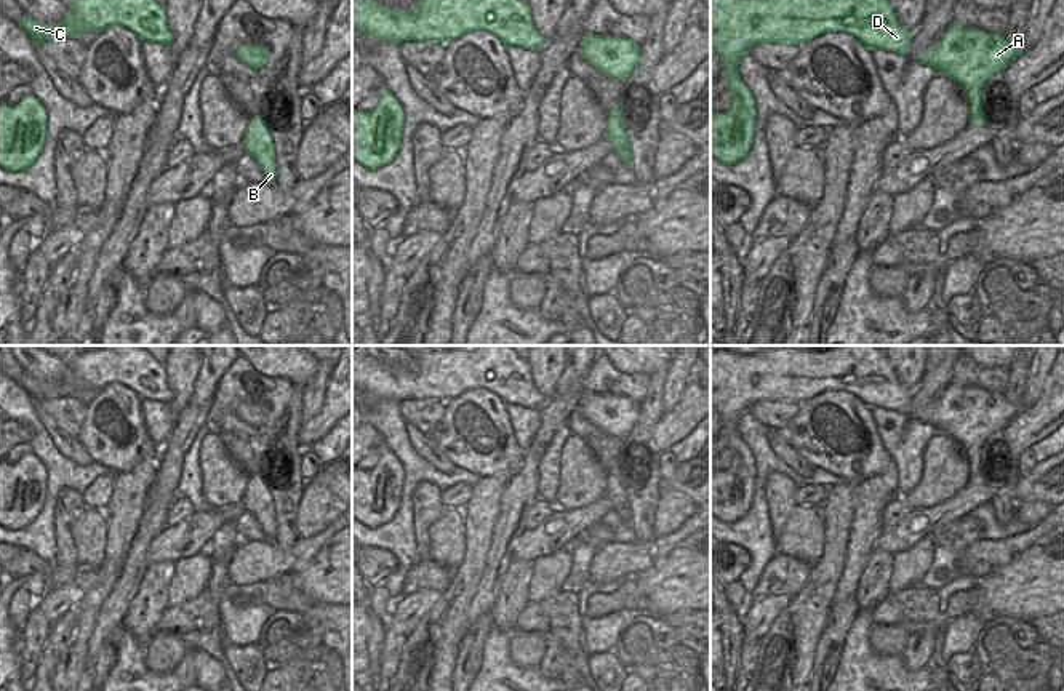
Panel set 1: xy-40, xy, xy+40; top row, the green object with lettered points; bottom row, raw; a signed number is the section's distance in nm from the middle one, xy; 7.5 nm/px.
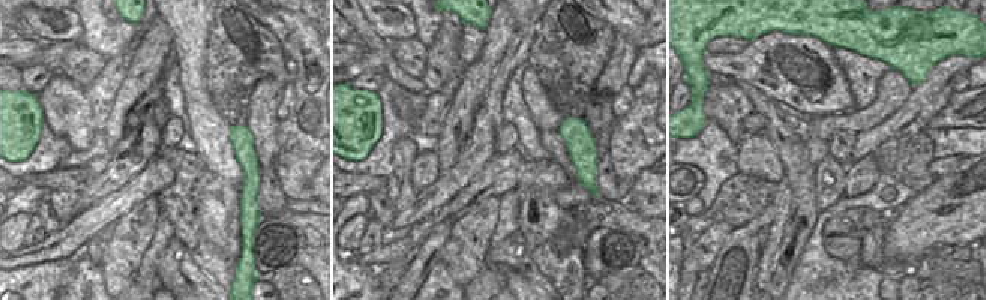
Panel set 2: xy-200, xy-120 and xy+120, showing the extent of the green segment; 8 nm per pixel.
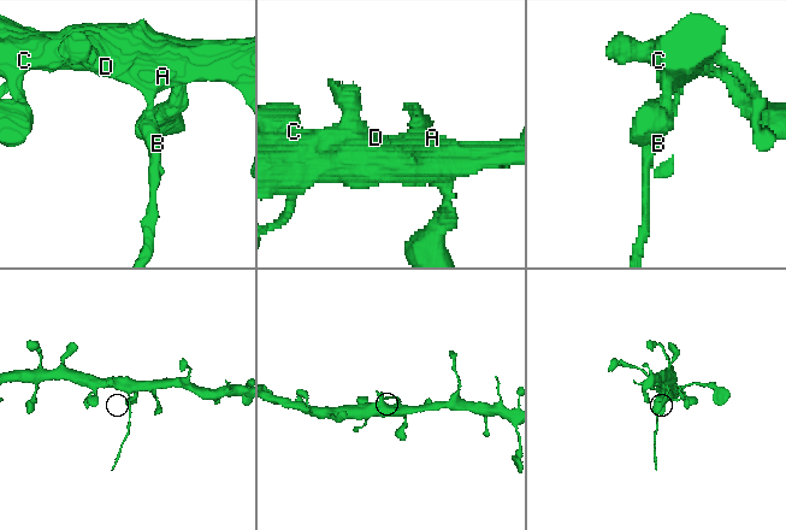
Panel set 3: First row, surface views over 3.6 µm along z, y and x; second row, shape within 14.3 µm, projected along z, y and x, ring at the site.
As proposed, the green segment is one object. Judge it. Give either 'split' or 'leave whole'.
split

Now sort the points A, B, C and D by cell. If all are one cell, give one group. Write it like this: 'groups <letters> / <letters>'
groups A C D / B

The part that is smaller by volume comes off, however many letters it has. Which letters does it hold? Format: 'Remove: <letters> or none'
Remove: B.

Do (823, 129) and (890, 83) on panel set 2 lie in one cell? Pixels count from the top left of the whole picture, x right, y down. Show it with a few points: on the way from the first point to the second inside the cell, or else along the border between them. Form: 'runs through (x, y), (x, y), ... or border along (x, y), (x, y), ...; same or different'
runs through (842, 122), (868, 119), (884, 102); same

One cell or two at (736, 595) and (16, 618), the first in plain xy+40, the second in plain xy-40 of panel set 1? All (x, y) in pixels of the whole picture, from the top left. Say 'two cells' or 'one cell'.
one cell

